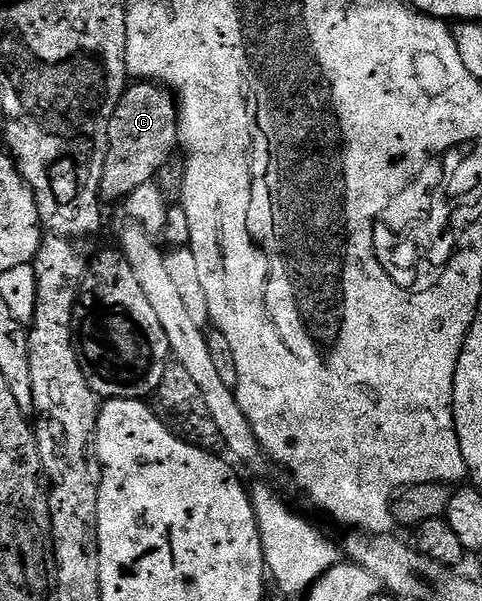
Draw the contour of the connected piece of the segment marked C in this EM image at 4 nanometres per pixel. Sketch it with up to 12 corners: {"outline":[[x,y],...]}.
{"outline":[[132,82],[110,118],[100,195],[155,181],[180,138],[178,101]]}

